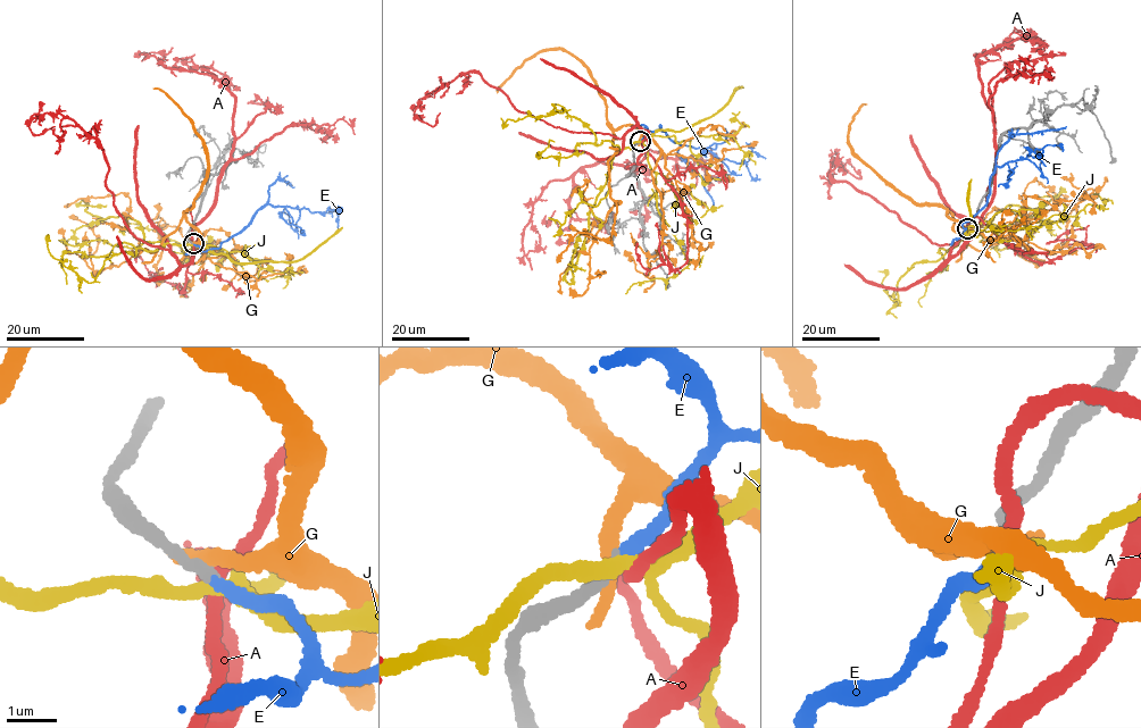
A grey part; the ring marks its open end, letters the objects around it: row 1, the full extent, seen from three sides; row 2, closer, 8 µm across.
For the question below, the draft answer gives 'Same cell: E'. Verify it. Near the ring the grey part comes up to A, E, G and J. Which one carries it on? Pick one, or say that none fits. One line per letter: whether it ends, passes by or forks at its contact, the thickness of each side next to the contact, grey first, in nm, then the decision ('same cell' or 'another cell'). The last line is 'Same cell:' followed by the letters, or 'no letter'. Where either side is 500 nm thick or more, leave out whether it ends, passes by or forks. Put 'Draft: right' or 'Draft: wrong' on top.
Draft: right
A: it passes by; calibres 280 and 240 nm; another cell
E: it ends; calibres 260 and 280 nm; same cell
G: it ends; calibres 280 and 360 nm; another cell
J: it forks; calibres 260 and 260 nm; another cell
Same cell: E

